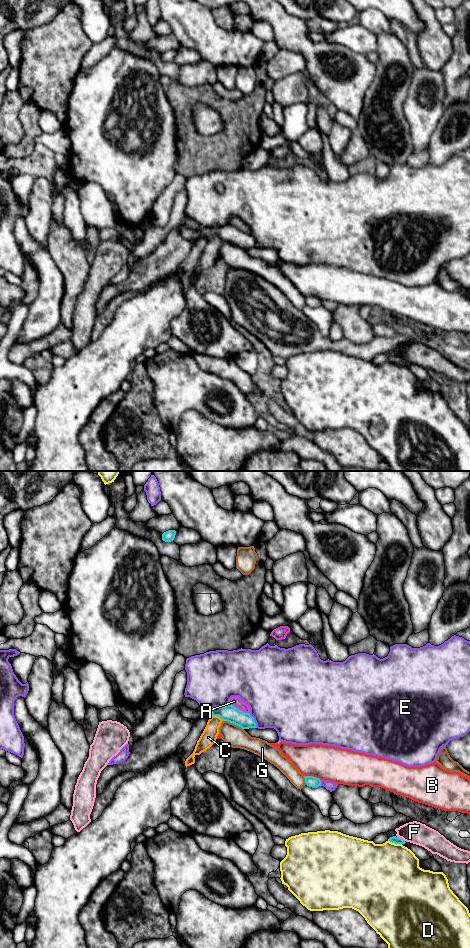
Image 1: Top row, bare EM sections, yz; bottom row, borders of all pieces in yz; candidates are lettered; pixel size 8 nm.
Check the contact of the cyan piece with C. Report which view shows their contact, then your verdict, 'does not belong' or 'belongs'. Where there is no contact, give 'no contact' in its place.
meets cyan in yz; does not belong

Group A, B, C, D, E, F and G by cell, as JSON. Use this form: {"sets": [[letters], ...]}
{"sets": [["A", "C"], ["B"], ["D"], ["E"], ["F"], ["G"]]}

